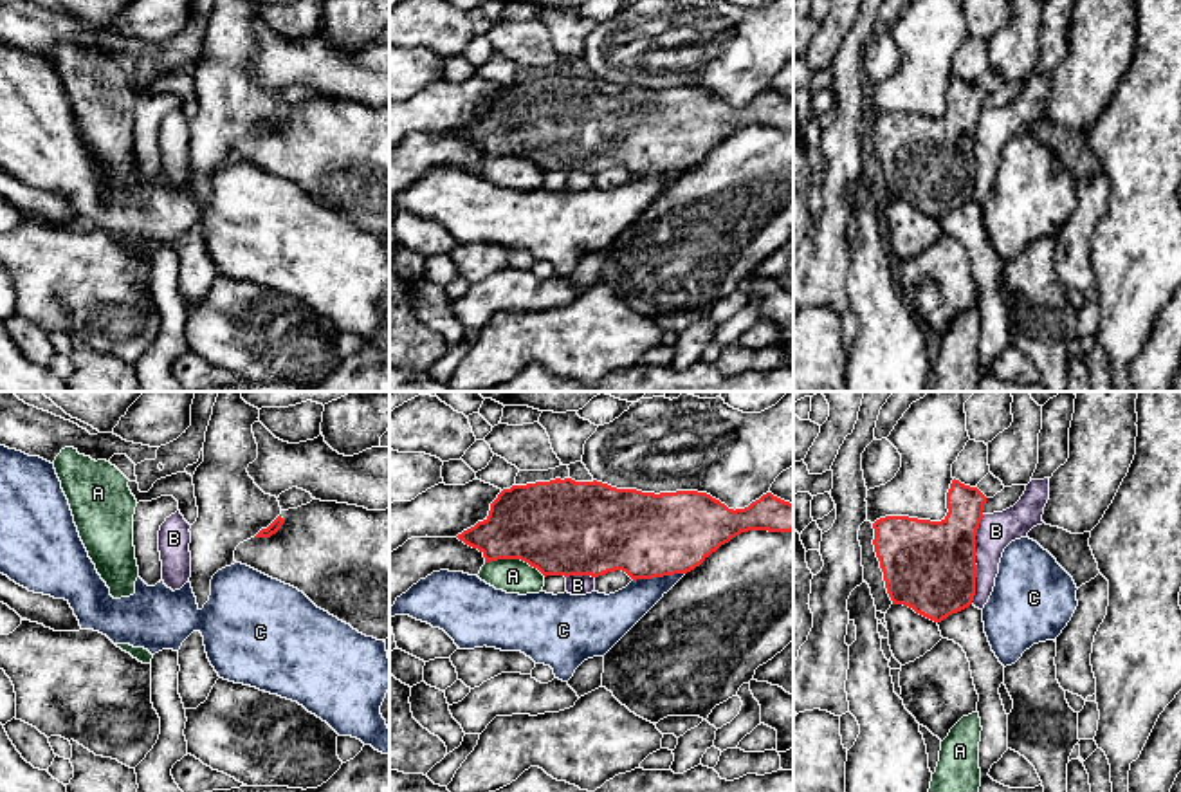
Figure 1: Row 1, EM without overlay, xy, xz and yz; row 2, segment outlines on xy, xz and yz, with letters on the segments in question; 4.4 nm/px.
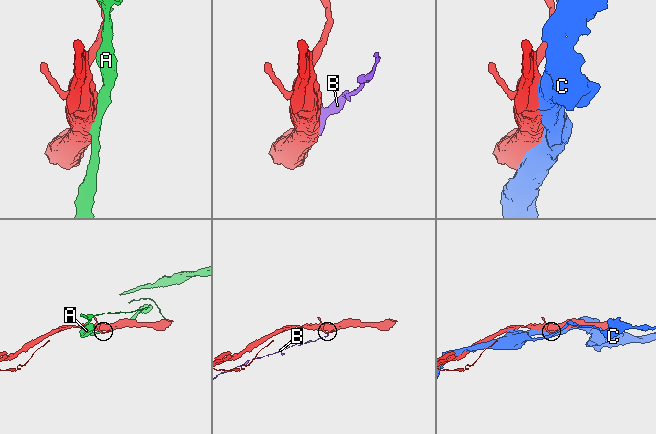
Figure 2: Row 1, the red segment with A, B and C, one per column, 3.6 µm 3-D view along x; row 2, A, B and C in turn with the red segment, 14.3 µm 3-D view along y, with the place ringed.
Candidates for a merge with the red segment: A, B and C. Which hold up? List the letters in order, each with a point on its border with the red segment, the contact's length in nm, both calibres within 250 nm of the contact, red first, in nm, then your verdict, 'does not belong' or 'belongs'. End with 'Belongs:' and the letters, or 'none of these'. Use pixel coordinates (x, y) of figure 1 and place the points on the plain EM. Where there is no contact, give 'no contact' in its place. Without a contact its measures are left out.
A: meets red in xz at (516, 154); contact 280 nm long; 440 nm thick on the red side, 160 nm on the other; does not belong
B: meets red in yz at (974, 156); contact 400 nm long; 400 nm thick on the red side, 160 nm on the other; does not belong
C: meets red in xz at (659, 172); contact 240 nm long; 380 nm thick on the red side, 180 nm on the other; does not belong
Belongs: none of these

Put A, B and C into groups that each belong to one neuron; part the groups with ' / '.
A / B / C

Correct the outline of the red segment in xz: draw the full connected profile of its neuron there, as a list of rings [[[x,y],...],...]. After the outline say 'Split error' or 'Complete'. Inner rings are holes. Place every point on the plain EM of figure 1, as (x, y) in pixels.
[[[555,74],[526,81],[503,85],[490,99],[489,112],[456,134],[465,141],[478,144],[485,159],[498,155],[521,155],[546,171],[591,171],[622,166],[633,177],[653,175],[674,170],[687,170],[700,162],[712,148],[732,134],[748,126],[792,128],[793,99],[784,97],[772,88],[763,90],[745,105],[728,105],[707,88],[642,88],[636,85],[617,85],[602,78],[575,78],[572,74]]]. Complete

